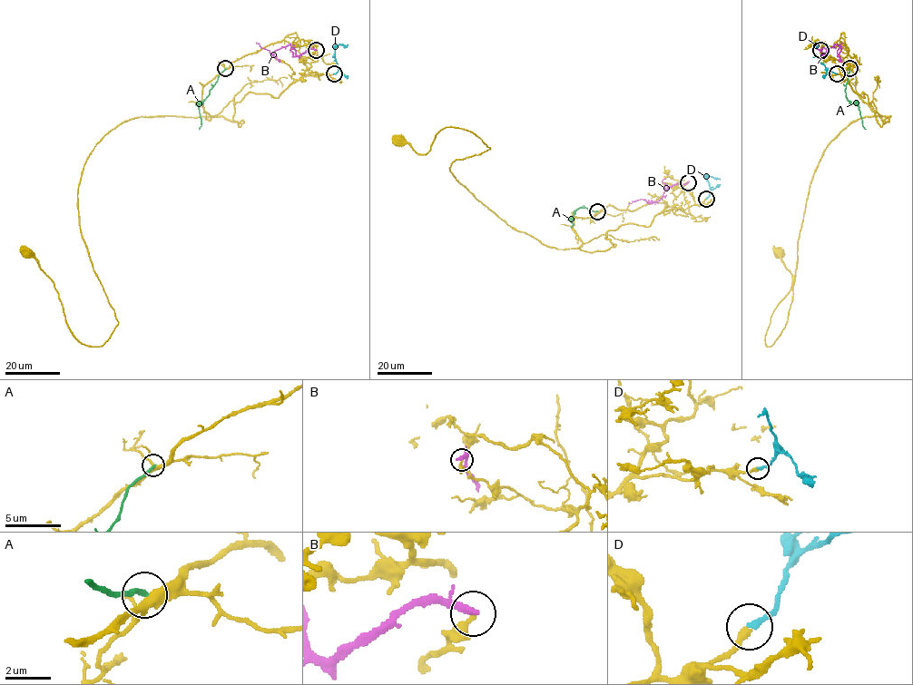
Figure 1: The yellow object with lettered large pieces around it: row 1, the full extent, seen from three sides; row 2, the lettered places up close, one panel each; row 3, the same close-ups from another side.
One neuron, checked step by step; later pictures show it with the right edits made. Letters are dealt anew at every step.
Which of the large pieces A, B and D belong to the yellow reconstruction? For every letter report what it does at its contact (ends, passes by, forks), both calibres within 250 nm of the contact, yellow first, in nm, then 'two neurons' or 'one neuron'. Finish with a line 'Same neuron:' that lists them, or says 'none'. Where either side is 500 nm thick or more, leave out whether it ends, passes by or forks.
A: it ends there; 320 nm thick on the yellow side, 240 nm on the other; two neurons
B: it ends there; 280 nm thick on the yellow side, 380 nm on the other; two neurons
D: it ends there; 300 nm thick on the yellow side, 240 nm on the other; one neuron
Same neuron: D

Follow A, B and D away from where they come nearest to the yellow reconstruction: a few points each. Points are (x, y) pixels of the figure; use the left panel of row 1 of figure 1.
A: (225, 68), (220, 73), (209, 95), (199, 105), (201, 125), (199, 129)
B: (316, 50), (309, 48), (297, 55), (288, 45), (274, 53), (256, 43)
D: (334, 73), (338, 70), (335, 48), (348, 44)

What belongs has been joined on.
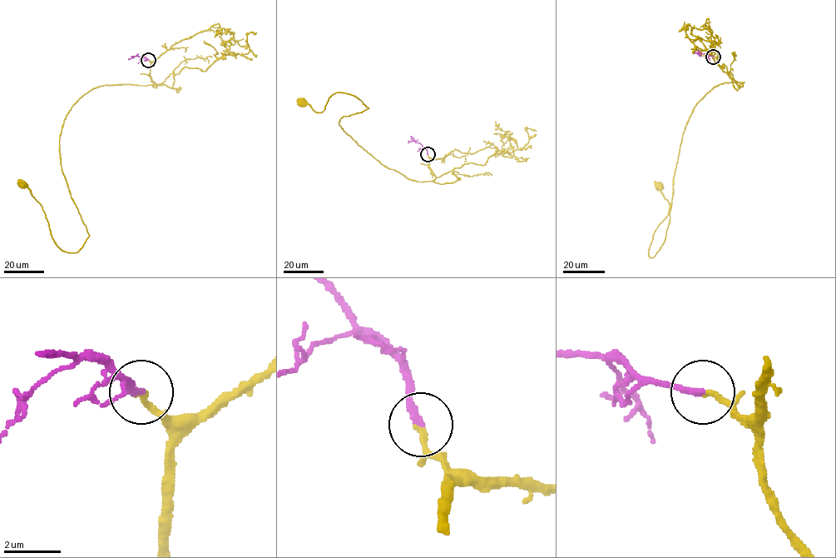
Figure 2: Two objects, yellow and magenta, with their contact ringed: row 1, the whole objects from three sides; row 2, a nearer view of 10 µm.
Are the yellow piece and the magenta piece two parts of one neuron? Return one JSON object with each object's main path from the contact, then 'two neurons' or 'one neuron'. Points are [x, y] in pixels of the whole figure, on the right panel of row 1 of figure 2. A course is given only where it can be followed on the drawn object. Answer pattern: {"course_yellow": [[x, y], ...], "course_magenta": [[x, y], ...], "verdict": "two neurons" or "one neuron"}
{"course_yellow": [[713, 57], [741, 83], [719, 84], [690, 114], [665, 241], [650, 257], [653, 234], [669, 208], [659, 186]], "course_magenta": [[713, 57], [697, 52], [700, 56]], "verdict": "one neuron"}

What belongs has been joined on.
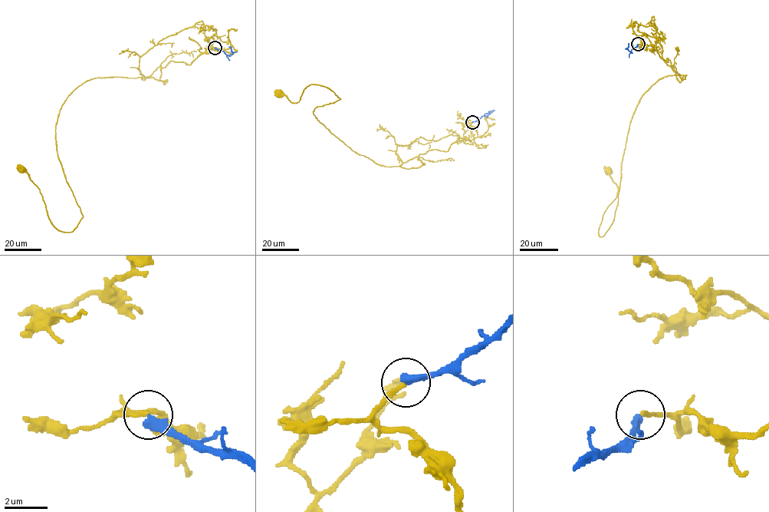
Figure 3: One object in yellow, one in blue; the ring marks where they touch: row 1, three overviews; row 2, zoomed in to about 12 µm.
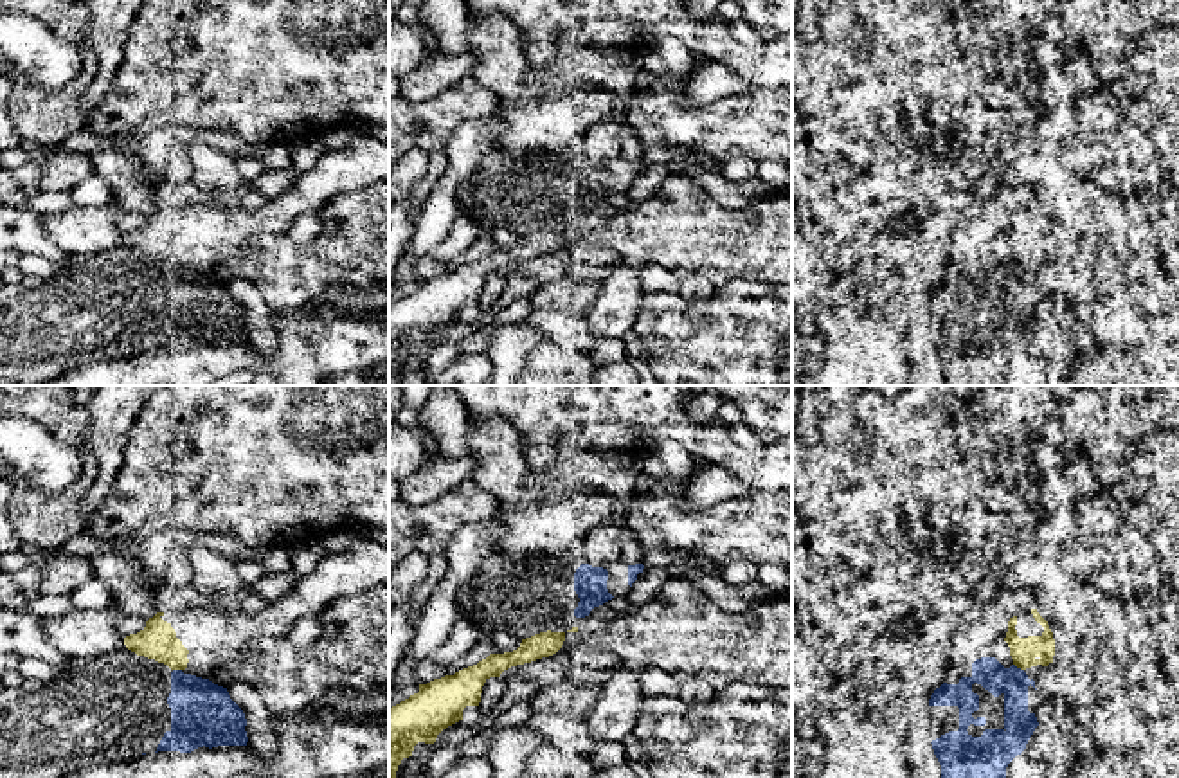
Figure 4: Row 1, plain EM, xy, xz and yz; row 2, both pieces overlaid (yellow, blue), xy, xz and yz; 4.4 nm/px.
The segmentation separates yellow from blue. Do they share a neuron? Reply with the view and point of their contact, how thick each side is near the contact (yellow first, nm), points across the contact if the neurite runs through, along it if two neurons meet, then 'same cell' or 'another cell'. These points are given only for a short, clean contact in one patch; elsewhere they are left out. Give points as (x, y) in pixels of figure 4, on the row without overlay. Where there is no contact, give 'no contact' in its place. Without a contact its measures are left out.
meets yellow in yz at (1019, 263); 120 nm thick on the yellow side, 140 nm on the other; another cell

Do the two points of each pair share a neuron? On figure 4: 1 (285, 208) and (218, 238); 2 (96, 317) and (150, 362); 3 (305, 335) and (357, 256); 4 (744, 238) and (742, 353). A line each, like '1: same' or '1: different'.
1: same
2: different
3: different
4: different

